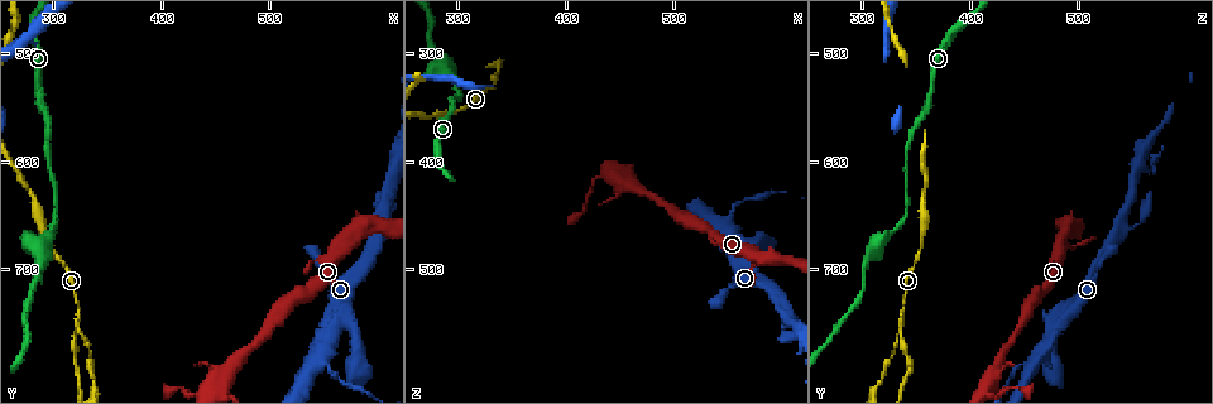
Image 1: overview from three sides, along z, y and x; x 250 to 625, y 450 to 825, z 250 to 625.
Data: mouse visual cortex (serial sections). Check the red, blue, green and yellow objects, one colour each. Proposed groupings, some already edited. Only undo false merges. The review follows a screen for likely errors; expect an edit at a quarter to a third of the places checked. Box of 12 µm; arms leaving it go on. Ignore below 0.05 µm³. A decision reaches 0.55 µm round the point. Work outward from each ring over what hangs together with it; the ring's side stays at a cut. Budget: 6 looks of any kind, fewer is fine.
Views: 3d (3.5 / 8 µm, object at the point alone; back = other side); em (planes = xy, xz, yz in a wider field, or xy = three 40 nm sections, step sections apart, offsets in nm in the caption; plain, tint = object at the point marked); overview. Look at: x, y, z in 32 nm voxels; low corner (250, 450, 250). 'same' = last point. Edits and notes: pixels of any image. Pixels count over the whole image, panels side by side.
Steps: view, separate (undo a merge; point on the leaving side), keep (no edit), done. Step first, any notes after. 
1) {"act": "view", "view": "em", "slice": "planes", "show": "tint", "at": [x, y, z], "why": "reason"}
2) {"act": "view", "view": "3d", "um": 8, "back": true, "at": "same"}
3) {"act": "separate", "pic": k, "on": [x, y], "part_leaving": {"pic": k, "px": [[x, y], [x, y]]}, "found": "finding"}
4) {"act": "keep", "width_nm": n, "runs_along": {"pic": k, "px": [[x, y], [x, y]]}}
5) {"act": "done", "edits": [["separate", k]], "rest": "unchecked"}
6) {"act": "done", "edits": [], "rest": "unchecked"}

{"act": "view", "view": "3d", "um": 3.5, "at": [284, 704, 300], "why": "sudden change in width"}

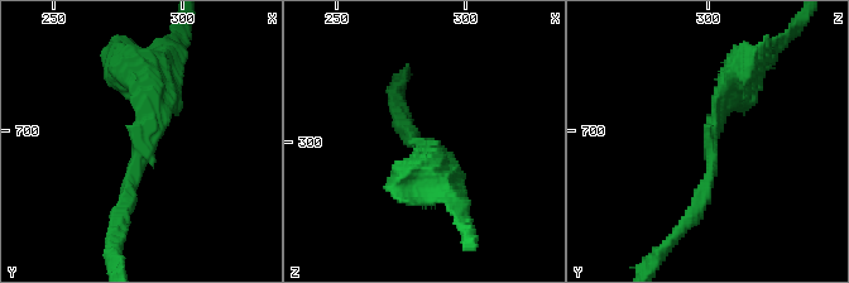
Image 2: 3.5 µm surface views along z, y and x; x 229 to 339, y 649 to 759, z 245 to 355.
{"act": "view", "view": "em", "slice": "xy", "step": 2, "show": "tint", "at": [286, 701, 302]}

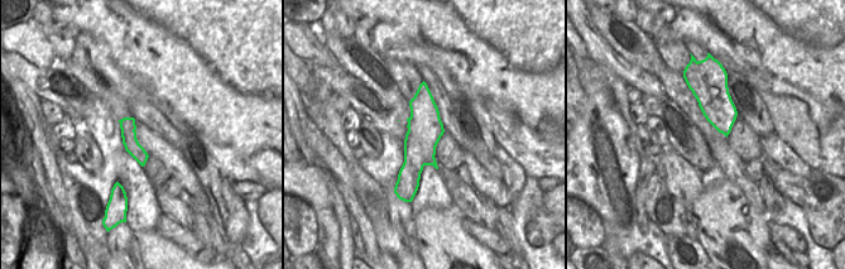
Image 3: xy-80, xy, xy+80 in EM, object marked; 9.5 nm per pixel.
{"act": "keep", "found": "continuous, no second cell"}

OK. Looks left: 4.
{"act": "view", "view": "3d", "um": 3.5, "at": [452, 806, 420]}

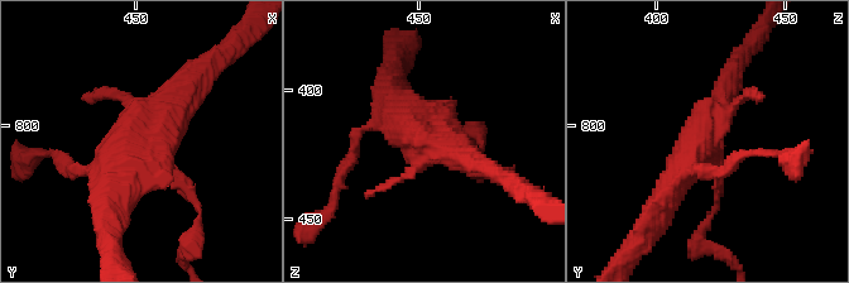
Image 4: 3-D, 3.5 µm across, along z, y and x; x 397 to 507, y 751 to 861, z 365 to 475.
{"act": "view", "view": "em", "slice": "xy", "step": 3, "show": "tint", "at": [454, 803, 419], "why": "need the tissue"}

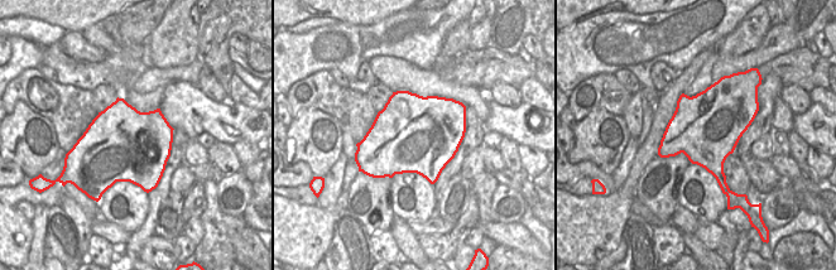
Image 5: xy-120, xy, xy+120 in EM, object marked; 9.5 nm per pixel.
{"act": "view", "view": "em", "slice": "xy", "step": 2, "show": "tint", "at": "same", "why": "another direction"}

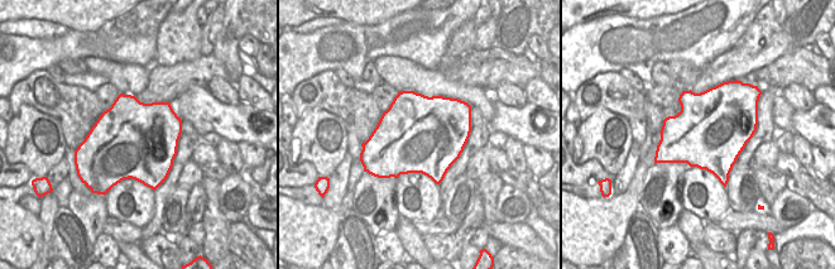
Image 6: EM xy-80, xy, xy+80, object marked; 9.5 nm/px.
{"act": "keep", "runs_along": {"pic": 4, "px": [[202, 72], [118, 161], [78, 169]]}, "found": "continuous, no second cell"}

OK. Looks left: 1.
{"act": "done", "edits": [], "rest": "unchecked"}

